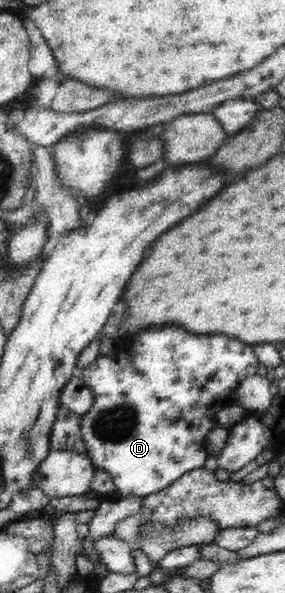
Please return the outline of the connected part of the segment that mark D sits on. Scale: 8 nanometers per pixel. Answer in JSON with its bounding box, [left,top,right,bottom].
[79,326,260,497]

